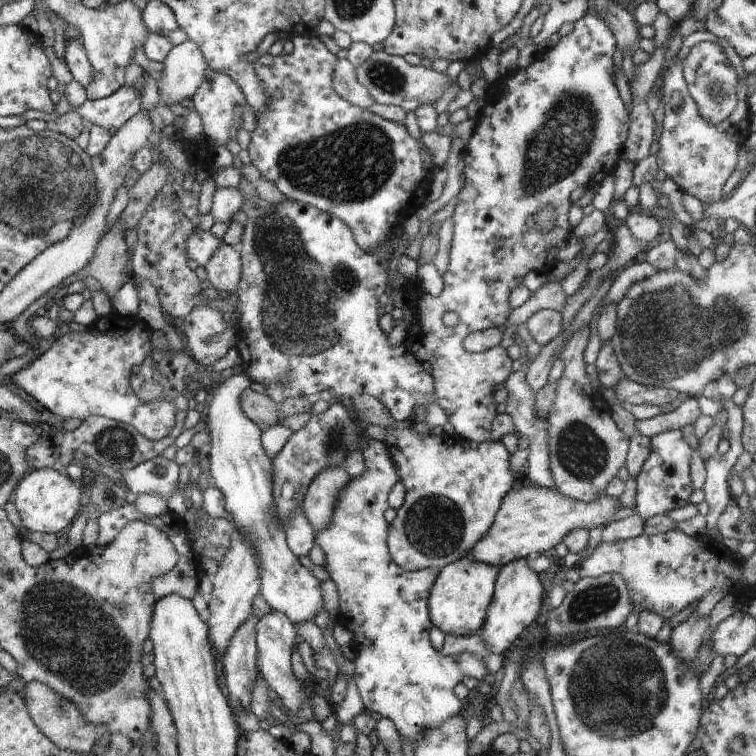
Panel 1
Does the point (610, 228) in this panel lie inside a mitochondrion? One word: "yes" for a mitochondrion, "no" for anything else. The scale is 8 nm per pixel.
no

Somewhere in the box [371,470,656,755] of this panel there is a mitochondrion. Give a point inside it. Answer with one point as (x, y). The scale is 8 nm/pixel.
(434, 526)

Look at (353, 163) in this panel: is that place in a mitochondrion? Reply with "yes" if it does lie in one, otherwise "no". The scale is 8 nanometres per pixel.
yes

